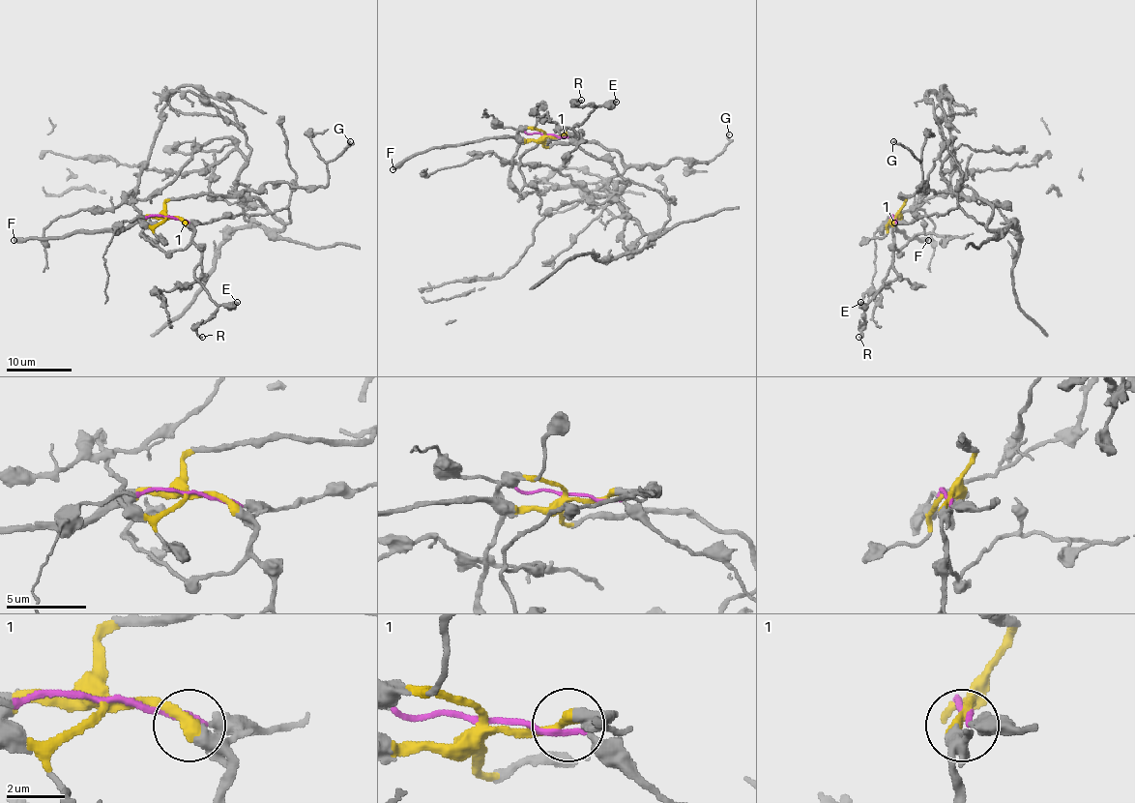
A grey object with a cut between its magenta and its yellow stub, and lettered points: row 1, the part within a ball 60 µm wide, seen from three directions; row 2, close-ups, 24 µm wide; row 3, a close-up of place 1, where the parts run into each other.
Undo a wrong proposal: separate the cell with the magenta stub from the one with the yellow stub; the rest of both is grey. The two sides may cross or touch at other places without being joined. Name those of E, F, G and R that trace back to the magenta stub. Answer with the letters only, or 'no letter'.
no letter

